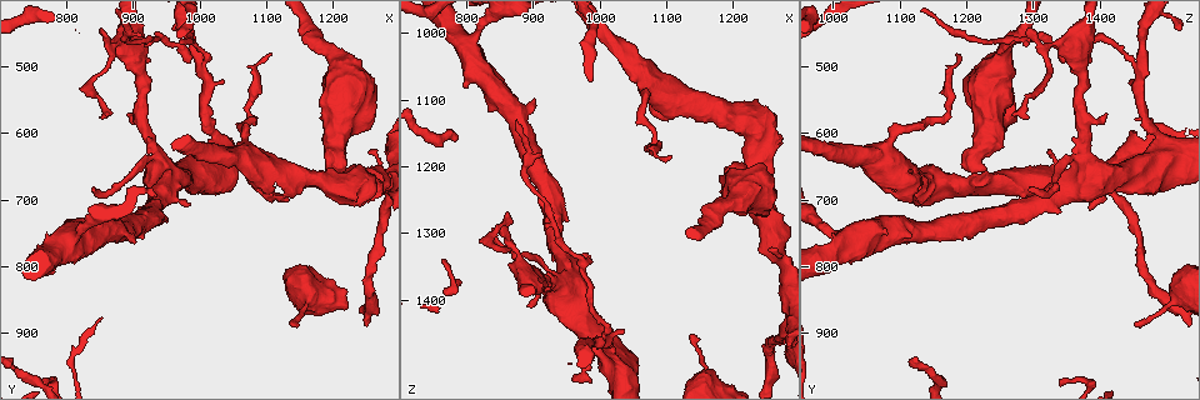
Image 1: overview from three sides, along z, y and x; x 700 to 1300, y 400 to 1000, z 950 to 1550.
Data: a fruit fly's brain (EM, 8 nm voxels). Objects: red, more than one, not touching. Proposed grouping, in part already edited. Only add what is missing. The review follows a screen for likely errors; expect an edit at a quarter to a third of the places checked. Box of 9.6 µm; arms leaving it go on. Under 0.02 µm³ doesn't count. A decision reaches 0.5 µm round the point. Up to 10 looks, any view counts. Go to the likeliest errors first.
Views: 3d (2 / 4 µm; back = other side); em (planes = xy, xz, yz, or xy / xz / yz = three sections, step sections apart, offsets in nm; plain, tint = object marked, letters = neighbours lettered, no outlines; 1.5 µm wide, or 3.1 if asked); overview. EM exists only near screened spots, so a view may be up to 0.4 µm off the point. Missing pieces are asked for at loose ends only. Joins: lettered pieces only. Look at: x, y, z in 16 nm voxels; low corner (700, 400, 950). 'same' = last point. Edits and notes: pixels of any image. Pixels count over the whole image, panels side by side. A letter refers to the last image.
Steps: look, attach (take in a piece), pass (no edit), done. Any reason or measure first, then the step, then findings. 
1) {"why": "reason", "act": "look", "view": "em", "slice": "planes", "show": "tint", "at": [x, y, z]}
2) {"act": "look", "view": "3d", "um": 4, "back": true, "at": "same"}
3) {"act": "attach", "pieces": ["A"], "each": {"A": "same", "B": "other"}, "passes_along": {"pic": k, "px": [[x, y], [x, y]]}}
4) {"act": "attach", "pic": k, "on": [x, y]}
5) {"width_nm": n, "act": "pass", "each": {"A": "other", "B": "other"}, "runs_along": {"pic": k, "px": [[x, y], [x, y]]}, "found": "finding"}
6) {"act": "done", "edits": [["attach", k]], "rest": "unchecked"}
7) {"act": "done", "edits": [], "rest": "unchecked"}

{"why": "tapers out", "act": "look", "view": "em", "slice": "yz", "step": 8, "show": "letters", "at": [1135, 880, 1450]}

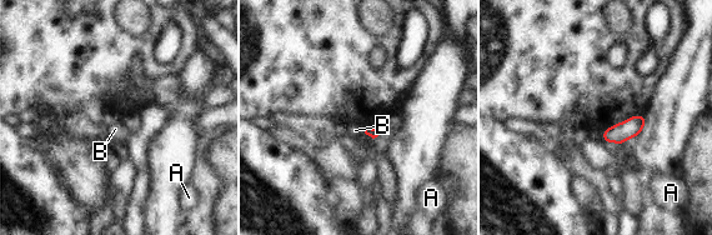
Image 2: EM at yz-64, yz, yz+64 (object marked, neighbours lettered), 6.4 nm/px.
{"act": "pass", "each": {"A": "other", "B": "other"}, "border": {"pic": 2, "px": [[364, 128], [365, 133]]}, "found": "no lettered piece goes on from it"}

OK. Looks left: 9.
{"why": "free end", "act": "look", "view": "em", "slice": "planes", "show": "letters", "at": [985, 710, 1340]}

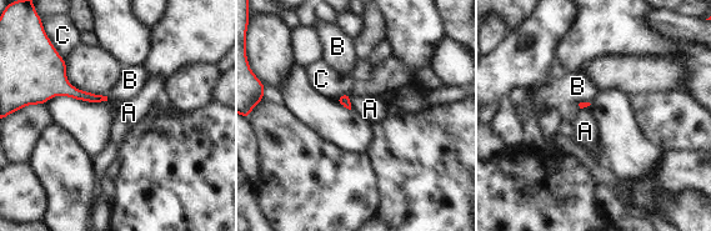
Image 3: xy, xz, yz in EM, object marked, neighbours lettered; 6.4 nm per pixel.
{"act": "pass", "each": {"A": "other", "B": "other", "C": "other"}, "runs_along": {"pic": 3, "px": [[44, 96], [69, 90], [99, 98]]}, "found": "none of them fits"}

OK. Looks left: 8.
{"why": "thin end", "act": "look", "view": "em", "slice": "planes", "show": "letters", "at": [860, 570, 1270]}

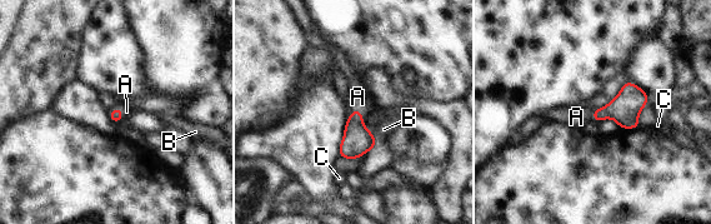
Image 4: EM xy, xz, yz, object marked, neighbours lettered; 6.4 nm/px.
{"longest_contact_nm": ["A", 110], "act": "attach", "pieces": ["A"], "each": {"A": "same", "B": "other", "C": "other"}, "passes_along": {"pic": 4, "px": [[115, 115], [115, 108], [126, 112]]}, "found": "it goes on there"}

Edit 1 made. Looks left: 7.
{"act": "look", "view": "overview"}

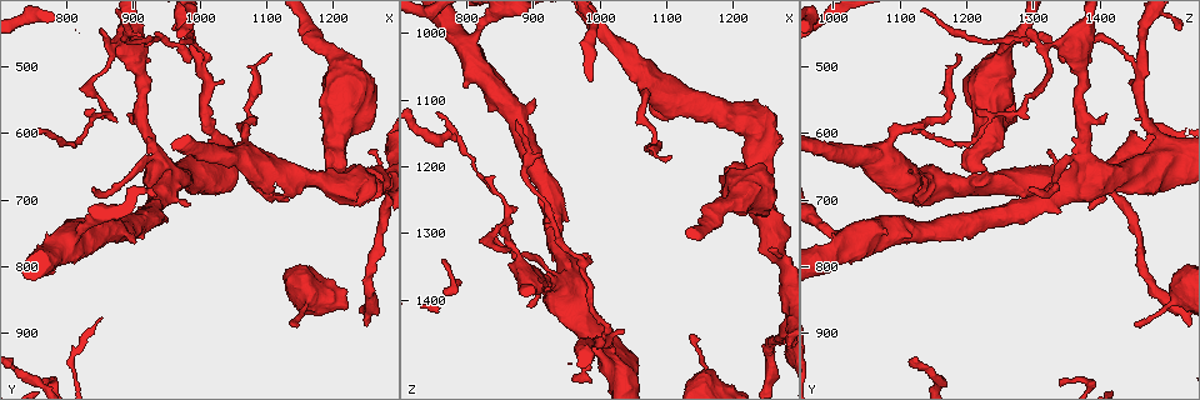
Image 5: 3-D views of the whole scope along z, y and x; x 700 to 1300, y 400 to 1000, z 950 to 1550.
{"why": "an open end", "act": "look", "view": "em", "slice": "planes", "show": "letters", "at": [895, 570, 1410]}

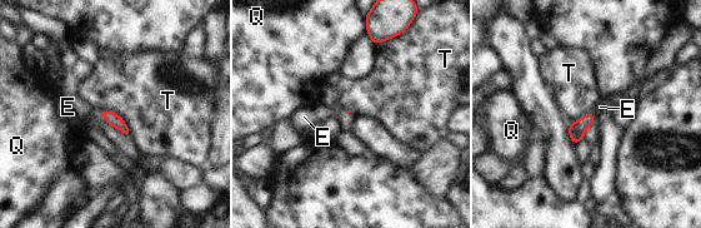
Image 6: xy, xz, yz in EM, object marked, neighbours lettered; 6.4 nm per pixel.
{"act": "attach", "pieces": ["E"], "each": {"E": "same", "Q": "other", "T": "other"}, "passes_along": {"pic": 6, "px": [[113, 119], [103, 115], [68, 107]]}, "found": "it goes on there"}

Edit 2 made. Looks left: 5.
{"act": "done", "edits": [["attach", 4], ["attach", 6]], "rest": "unchecked"}

